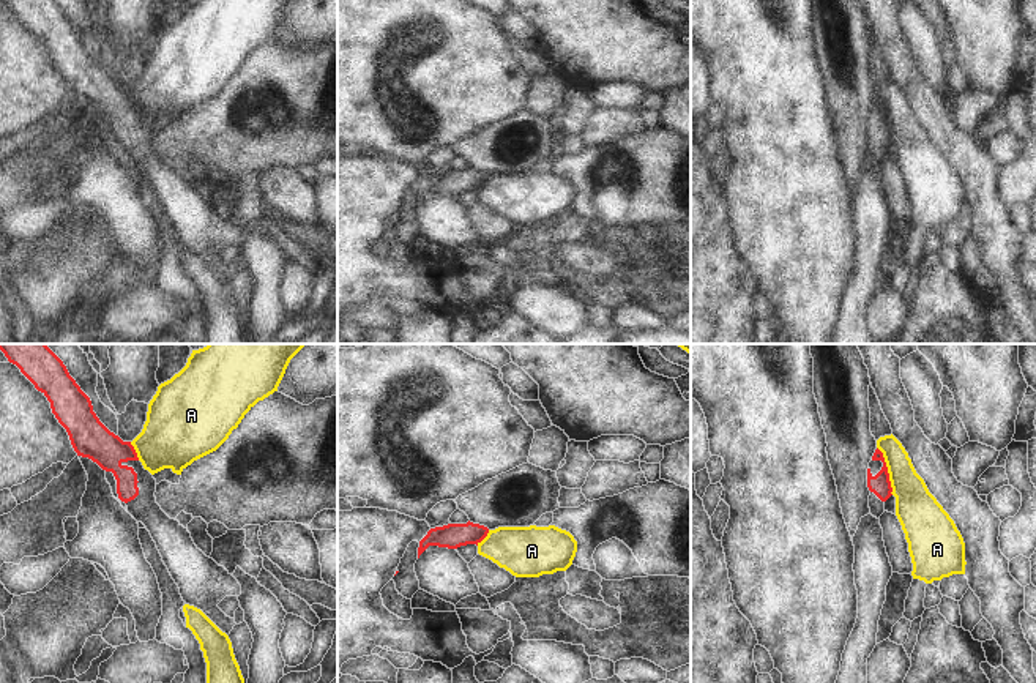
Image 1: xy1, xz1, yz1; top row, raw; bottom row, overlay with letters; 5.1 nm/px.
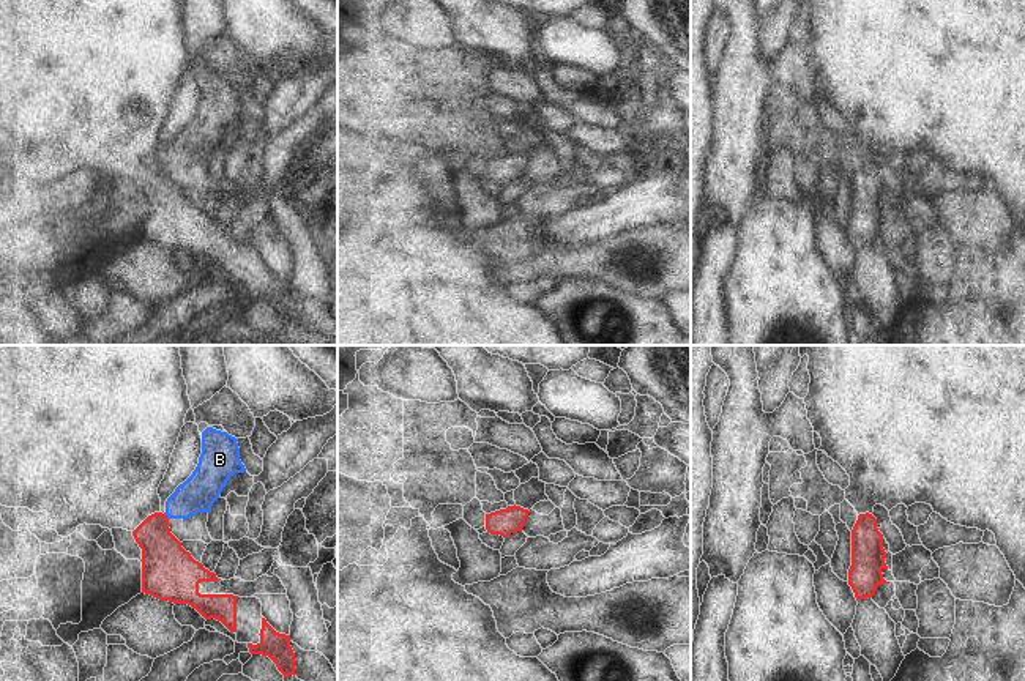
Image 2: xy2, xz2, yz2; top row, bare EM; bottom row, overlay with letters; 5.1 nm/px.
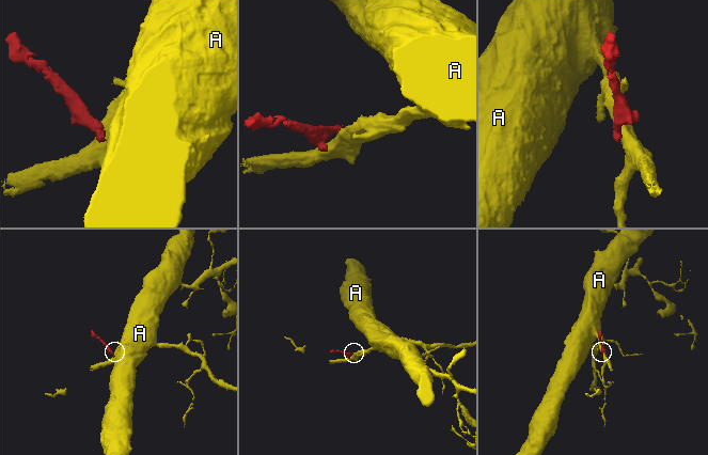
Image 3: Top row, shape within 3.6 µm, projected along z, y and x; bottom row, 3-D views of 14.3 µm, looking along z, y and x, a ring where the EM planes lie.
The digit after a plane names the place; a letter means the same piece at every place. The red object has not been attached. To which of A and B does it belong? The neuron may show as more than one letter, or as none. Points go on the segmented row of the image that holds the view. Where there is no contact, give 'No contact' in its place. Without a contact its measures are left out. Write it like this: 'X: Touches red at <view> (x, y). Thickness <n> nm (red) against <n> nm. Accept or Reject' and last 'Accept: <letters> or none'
A: Touches red at yz1 (886, 470). Thickness 110 nm (red) against 220 nm. Reject
B: Touches red at xy2 (166, 516). Thickness 240 nm (red) against 190 nm. Reject
Accept: none.

